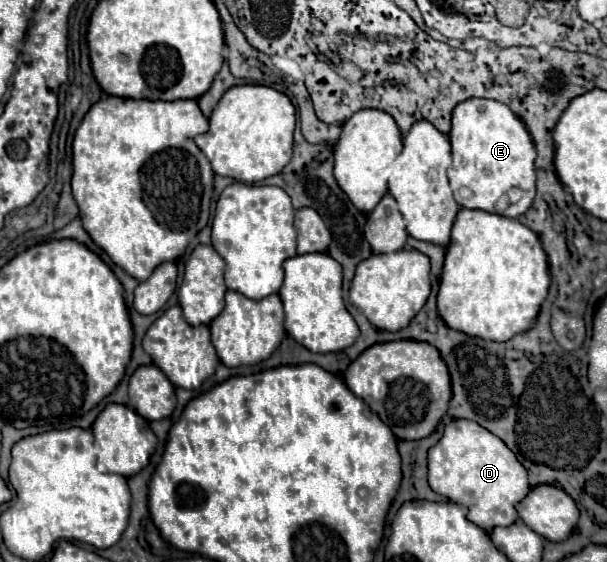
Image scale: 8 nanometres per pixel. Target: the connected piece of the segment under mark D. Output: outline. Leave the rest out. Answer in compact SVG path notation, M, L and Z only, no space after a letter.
M451 421L443 437L429 449L429 485L435 493L469 509L469 521L485 531L517 521L515 505L531 491L527 471L515 453L493 433L475 421Z

